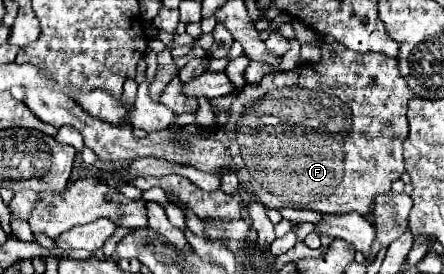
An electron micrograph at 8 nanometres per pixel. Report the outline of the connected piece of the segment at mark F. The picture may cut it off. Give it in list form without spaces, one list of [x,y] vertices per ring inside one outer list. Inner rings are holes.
[[[323,42],[321,60],[315,64],[301,62],[289,72],[271,72],[263,76],[259,84],[245,84],[239,94],[209,100],[213,114],[229,114],[227,124],[219,124],[213,130],[203,130],[201,126],[192,124],[135,138],[131,128],[103,124],[103,120],[87,116],[87,112],[83,112],[77,104],[71,104],[71,100],[59,96],[59,92],[25,90],[25,104],[39,120],[53,124],[55,128],[75,128],[81,132],[85,146],[89,146],[101,160],[131,162],[141,156],[155,156],[215,174],[219,174],[219,168],[231,168],[243,190],[257,196],[267,208],[309,208],[329,214],[357,212],[365,218],[369,216],[375,198],[391,192],[391,184],[405,172],[403,142],[409,136],[407,104],[411,98],[415,98],[415,92],[409,88],[405,76],[401,76],[397,58],[389,58],[379,52],[353,52],[339,42]],[[339,152],[343,158],[343,174],[339,174]]]

